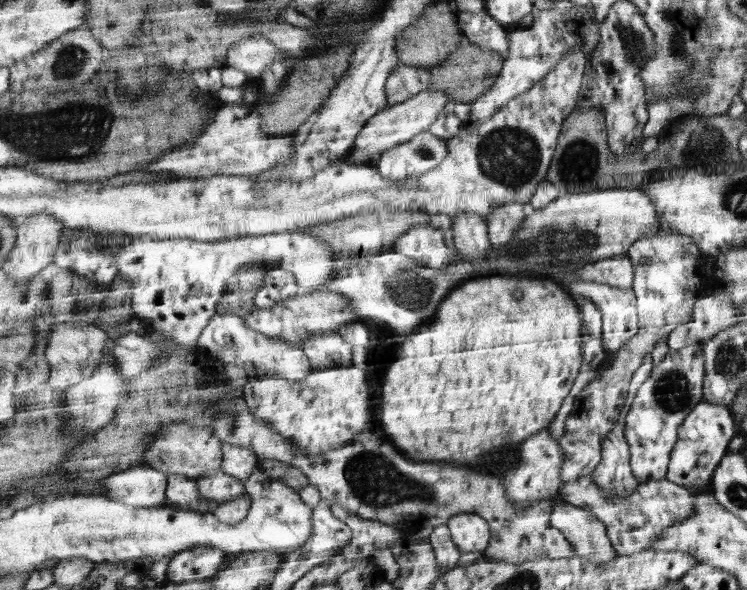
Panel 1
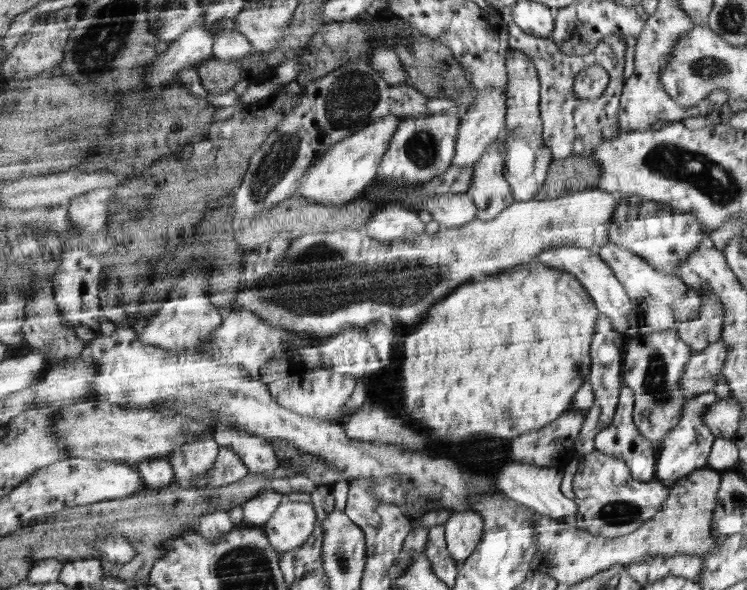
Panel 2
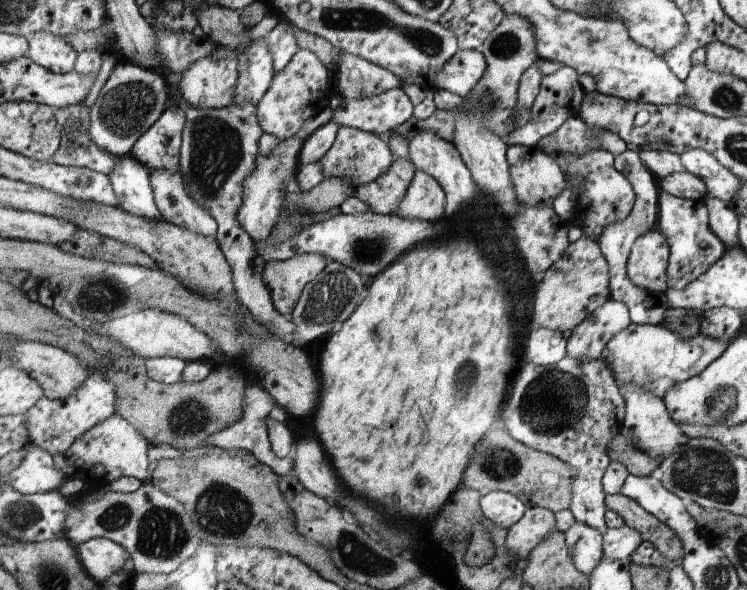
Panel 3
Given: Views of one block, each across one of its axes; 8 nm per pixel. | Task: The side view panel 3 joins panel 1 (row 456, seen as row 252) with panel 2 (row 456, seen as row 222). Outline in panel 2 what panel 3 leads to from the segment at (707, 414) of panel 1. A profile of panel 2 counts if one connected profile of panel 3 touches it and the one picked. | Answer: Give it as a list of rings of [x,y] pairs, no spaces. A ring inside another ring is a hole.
[[[705,392],[690,398],[683,411],[683,418],[679,424],[671,430],[668,436],[662,442],[658,453],[658,465],[656,473],[656,481],[665,484],[667,488],[671,488],[680,479],[687,478],[697,469],[706,467],[706,460],[710,453],[710,446],[714,441],[714,436],[710,430],[705,428],[702,423],[703,413],[717,399],[717,395],[713,392]]]

